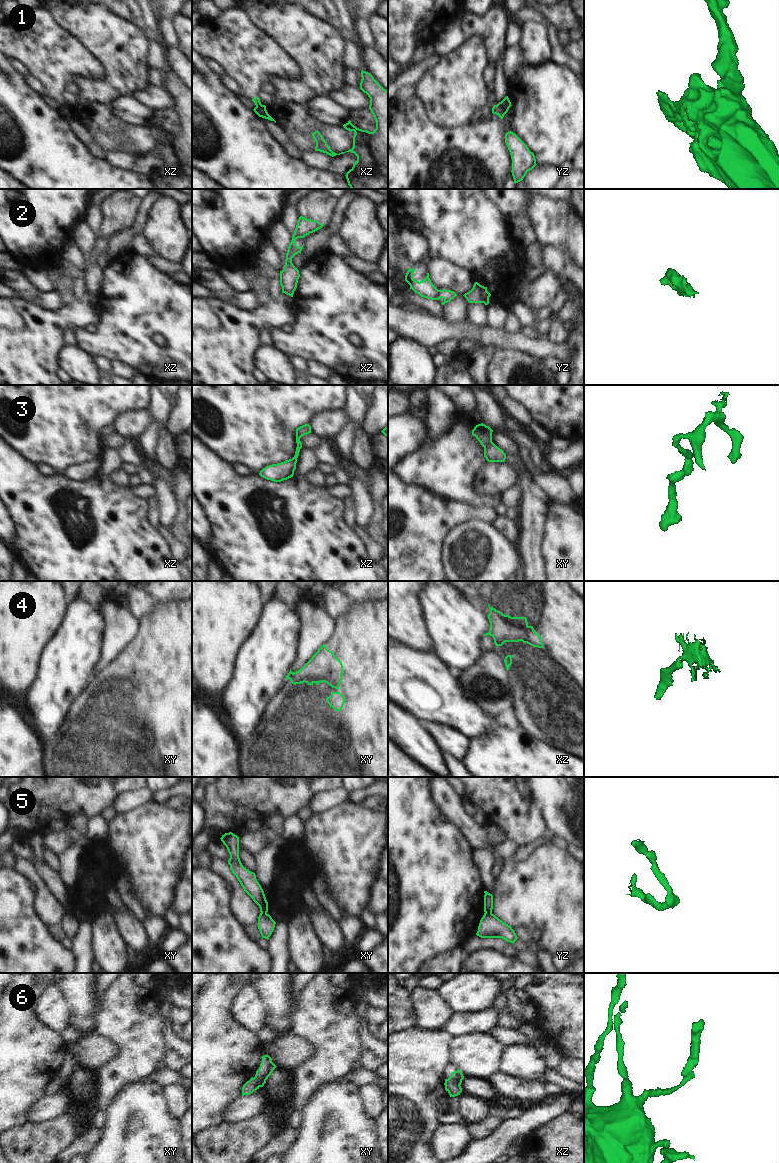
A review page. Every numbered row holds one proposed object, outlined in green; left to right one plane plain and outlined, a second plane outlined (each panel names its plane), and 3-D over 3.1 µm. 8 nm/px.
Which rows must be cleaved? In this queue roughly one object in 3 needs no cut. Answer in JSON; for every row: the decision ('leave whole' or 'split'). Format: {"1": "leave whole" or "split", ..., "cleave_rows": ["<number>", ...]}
{"1": "split", "2": "split", "3": "split", "4": "split", "5": "split", "6": "split", "cleave_rows": ["1", "2", "3", "4", "5", "6"]}

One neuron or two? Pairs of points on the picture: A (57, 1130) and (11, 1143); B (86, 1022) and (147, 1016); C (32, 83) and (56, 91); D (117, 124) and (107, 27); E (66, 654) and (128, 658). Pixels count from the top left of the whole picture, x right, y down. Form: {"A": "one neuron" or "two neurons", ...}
{"A": "one neuron", "B": "two neurons", "C": "two neurons", "D": "one neuron", "E": "two neurons"}

